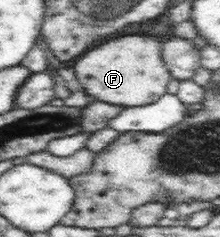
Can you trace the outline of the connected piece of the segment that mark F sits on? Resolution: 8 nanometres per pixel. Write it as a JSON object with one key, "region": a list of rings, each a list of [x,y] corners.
{"region":[[[126,35],[110,39],[80,55],[73,67],[76,78],[82,89],[100,102],[126,107],[154,103],[167,94],[168,83],[174,79],[162,57],[165,39],[150,35]]]}

